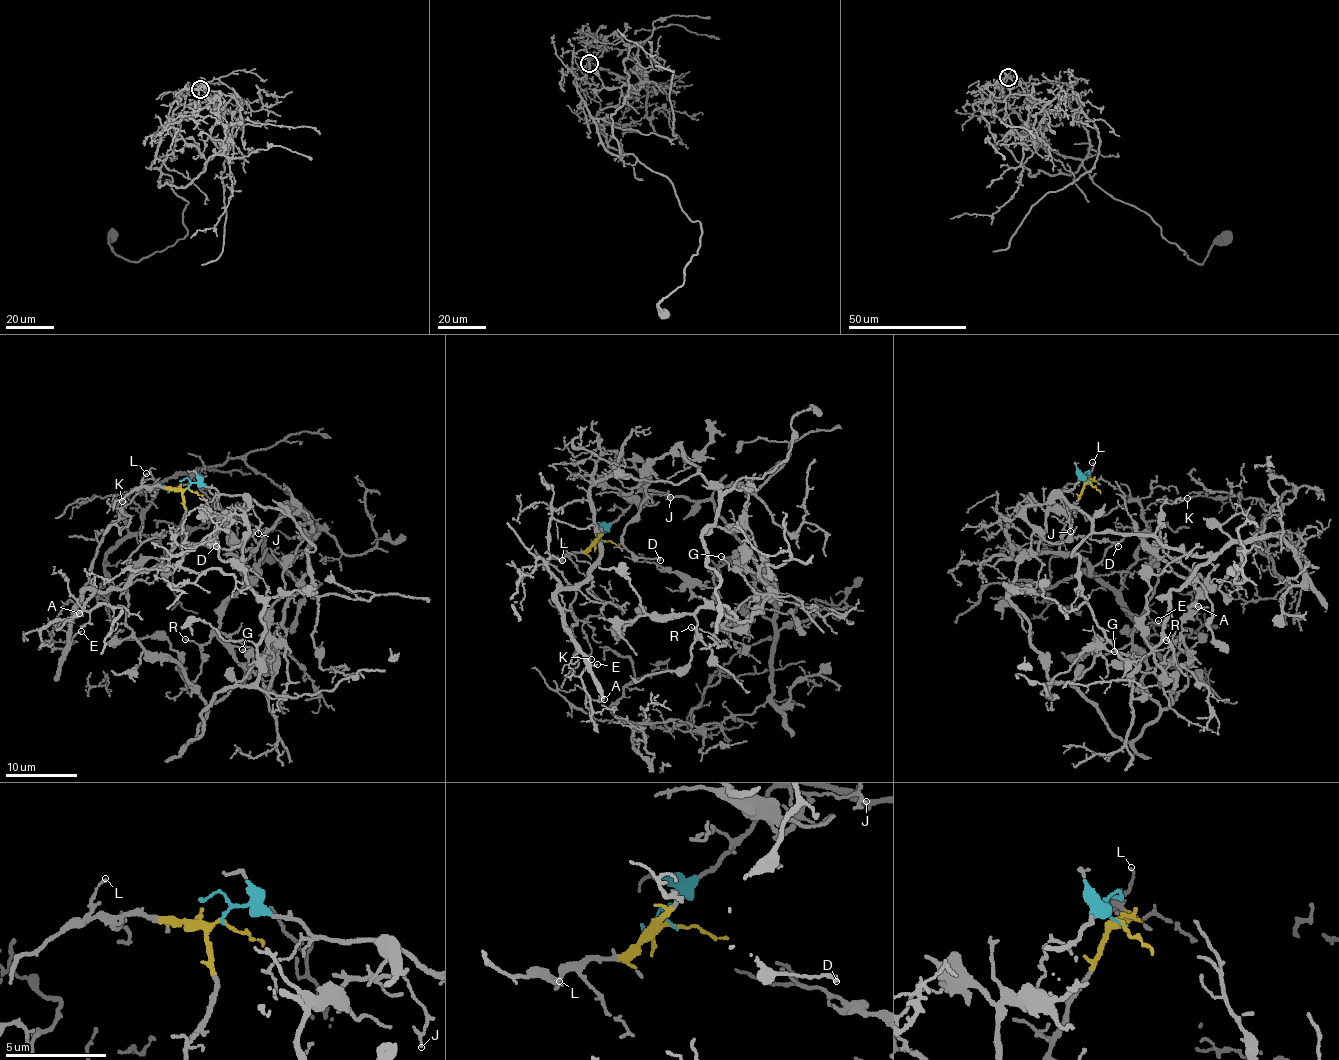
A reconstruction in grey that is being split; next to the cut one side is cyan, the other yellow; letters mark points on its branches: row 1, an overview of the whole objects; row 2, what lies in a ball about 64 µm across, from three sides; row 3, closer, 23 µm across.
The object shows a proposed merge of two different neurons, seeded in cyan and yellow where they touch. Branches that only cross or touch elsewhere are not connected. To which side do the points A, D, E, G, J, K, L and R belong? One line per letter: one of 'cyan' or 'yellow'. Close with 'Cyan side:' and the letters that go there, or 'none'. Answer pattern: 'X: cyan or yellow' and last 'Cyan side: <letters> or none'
A: yellow
D: cyan
E: yellow
G: cyan
J: cyan
K: yellow
L: yellow
R: cyan
Cyan side: D, G, J, R

